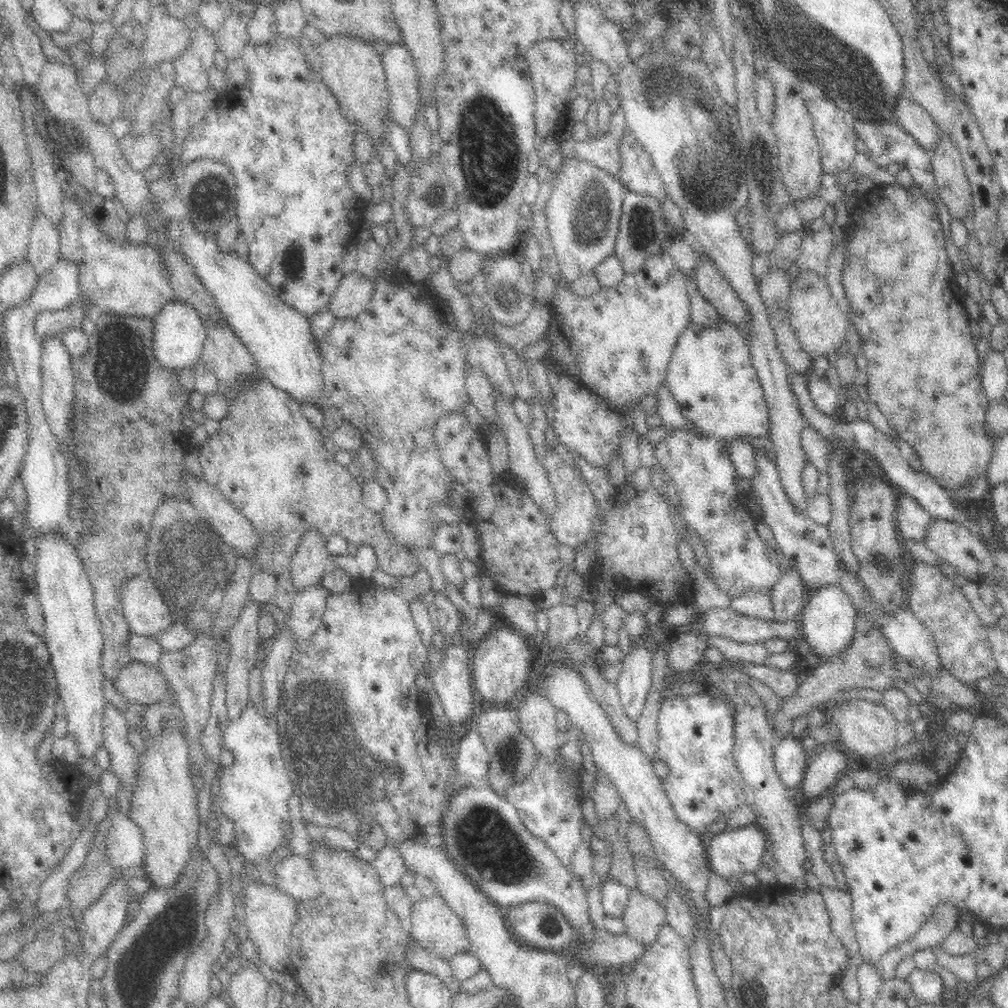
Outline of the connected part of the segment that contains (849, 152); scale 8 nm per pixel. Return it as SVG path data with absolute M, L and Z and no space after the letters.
M824 96L806 100L818 139L822 174L838 174L852 166L857 140L853 127L846 124L844 111Z

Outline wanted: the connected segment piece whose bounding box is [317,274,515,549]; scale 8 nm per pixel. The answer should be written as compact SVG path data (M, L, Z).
M376 274L374 277L375 281L375 291L369 304L369 308L366 309L362 314L359 314L353 319L338 319L327 331L321 343L317 345L319 350L320 358L323 360L323 377L324 386L322 396L318 400L318 407L320 410L332 407L334 409L339 409L342 411L342 416L345 421L351 426L354 426L361 435L363 445L366 446L370 451L372 451L376 458L378 458L378 465L380 465L380 470L378 470L378 484L384 487L386 494L388 495L388 502L381 512L382 520L384 520L385 528L388 532L394 536L396 541L404 547L404 549L412 549L418 547L419 549L431 549L431 539L434 536L436 525L432 523L430 519L430 506L438 500L448 500L448 488L452 484L453 480L448 475L448 472L442 467L440 463L440 457L438 456L438 451L436 451L436 444L434 441L434 428L437 421L445 415L452 412L463 411L463 409L469 404L469 397L467 396L467 391L465 389L464 380L464 366L466 363L480 364L484 368L485 374L489 377L491 384L499 386L504 395L512 398L515 394L515 388L513 387L513 382L510 378L510 373L508 372L508 365L506 359L504 358L504 353L501 351L500 345L497 339L491 338L489 335L478 337L476 340L471 340L469 338L464 338L465 332L456 328L456 330L450 330L438 324L438 319L434 316L434 306L436 306L436 298L434 298L434 292L396 292L396 282L392 280L392 277L382 277Z

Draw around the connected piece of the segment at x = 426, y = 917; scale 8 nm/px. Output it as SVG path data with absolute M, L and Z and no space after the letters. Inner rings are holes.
M438 894L412 906L414 940L446 962L458 954L472 954L462 920Z

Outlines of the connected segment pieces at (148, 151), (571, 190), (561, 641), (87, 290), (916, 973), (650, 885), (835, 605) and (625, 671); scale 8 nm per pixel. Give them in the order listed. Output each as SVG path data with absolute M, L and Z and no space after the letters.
M154 124L153 129L145 137L121 138L118 147L132 170L143 173L149 167L154 167L158 155L158 125Z
M567 155L562 158L564 162L555 160L547 176L550 178L551 192L540 212L546 218L555 246L554 260L561 270L561 280L572 284L614 255L622 203L629 190L589 160Z
M558 605L547 611L549 627L545 633L545 639L551 646L564 646L572 638L579 636L579 620L575 609L568 605Z
M62 194L62 218L56 224L56 230L58 259L74 263L78 269L79 298L88 299L89 306L98 308L100 314L152 319L164 304L175 300L158 253L148 244L138 245L110 239L84 214L74 194Z
M914 968L908 975L907 982L915 992L915 996L919 996L923 1002L931 1005L938 1004L947 990L936 970L929 968Z
M640 857L633 860L637 877L637 889L641 894L646 894L656 900L666 910L668 896L670 896L667 883L660 872L650 861L644 861Z
M836 585L808 592L805 607L800 614L799 623L805 634L805 642L815 654L830 659L839 656L850 644L855 633L856 611L844 591Z
M646 637L634 641L633 646L632 651L623 657L623 668L616 685L624 715L636 725L652 684L653 655Z

